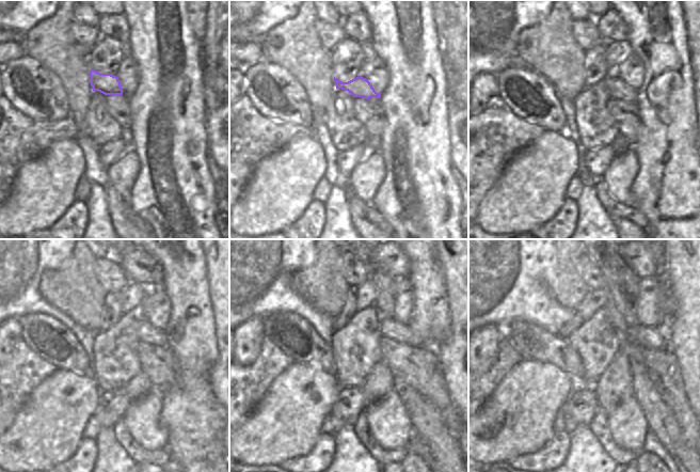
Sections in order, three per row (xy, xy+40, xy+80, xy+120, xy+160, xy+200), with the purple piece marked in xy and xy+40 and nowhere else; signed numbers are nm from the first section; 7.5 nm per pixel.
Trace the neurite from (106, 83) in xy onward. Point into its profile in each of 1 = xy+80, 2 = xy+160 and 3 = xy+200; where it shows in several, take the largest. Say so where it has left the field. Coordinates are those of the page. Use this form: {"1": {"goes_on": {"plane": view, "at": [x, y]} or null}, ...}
{"1": {"goes_on": {"plane": "xy+80", "at": [618, 90]}}, "2": {"goes_on": {"plane": "xy+160", "at": [388, 328]}}, "3": {"goes_on": {"plane": "xy+200", "at": [642, 335]}}}

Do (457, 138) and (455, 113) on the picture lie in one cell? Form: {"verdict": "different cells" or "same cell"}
{"verdict": "same cell"}

